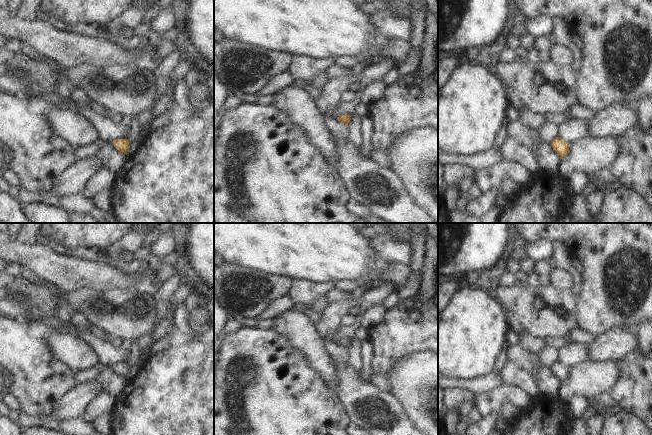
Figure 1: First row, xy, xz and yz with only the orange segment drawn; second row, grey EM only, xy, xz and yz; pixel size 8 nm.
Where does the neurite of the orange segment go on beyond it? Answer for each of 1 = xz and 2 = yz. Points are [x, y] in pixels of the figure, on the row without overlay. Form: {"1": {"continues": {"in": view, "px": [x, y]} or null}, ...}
{"1": {"continues": null}, "2": {"continues": null}}

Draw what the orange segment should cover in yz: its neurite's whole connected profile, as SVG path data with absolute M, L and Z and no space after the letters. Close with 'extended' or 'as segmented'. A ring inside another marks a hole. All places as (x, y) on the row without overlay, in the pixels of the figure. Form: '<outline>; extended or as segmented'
M556 361L551 366L551 370L559 378L560 383L563 383L569 377L570 368L563 365L560 361Z; as segmented

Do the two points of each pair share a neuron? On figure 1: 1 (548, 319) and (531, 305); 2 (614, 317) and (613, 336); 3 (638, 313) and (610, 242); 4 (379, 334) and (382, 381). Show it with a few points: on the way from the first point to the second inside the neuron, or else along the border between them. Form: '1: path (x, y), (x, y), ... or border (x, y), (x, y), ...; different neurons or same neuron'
1: path (544, 315), (535, 307); same neuron
2: border (634, 330), (609, 329), (596, 337); different neurons
3: path (627, 298), (632, 281), (629, 261); same neuron
4: border (372, 372), (385, 376); different neurons

